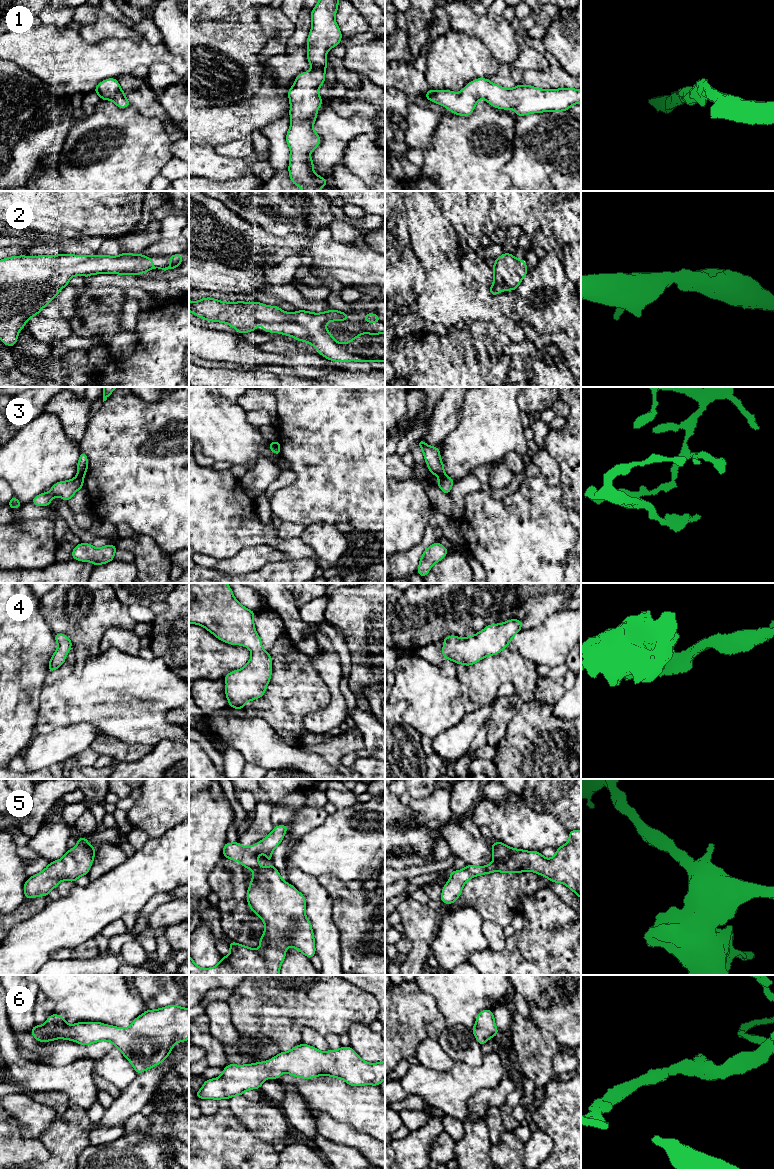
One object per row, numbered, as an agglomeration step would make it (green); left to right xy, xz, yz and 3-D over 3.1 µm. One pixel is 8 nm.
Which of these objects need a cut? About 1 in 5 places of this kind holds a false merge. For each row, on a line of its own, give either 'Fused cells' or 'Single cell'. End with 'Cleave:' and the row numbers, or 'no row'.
1: Single cell
2: Single cell
3: Fused cells
4: Single cell
5: Single cell
6: Single cell
Cleave: 3

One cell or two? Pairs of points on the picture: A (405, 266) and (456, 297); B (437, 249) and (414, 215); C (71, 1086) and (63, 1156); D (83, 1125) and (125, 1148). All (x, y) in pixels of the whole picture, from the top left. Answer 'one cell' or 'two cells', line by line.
A: two cells
B: one cell
C: two cells
D: two cells

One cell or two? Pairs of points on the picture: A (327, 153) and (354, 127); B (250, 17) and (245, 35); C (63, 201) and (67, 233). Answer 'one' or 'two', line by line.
A: one
B: two
C: two

